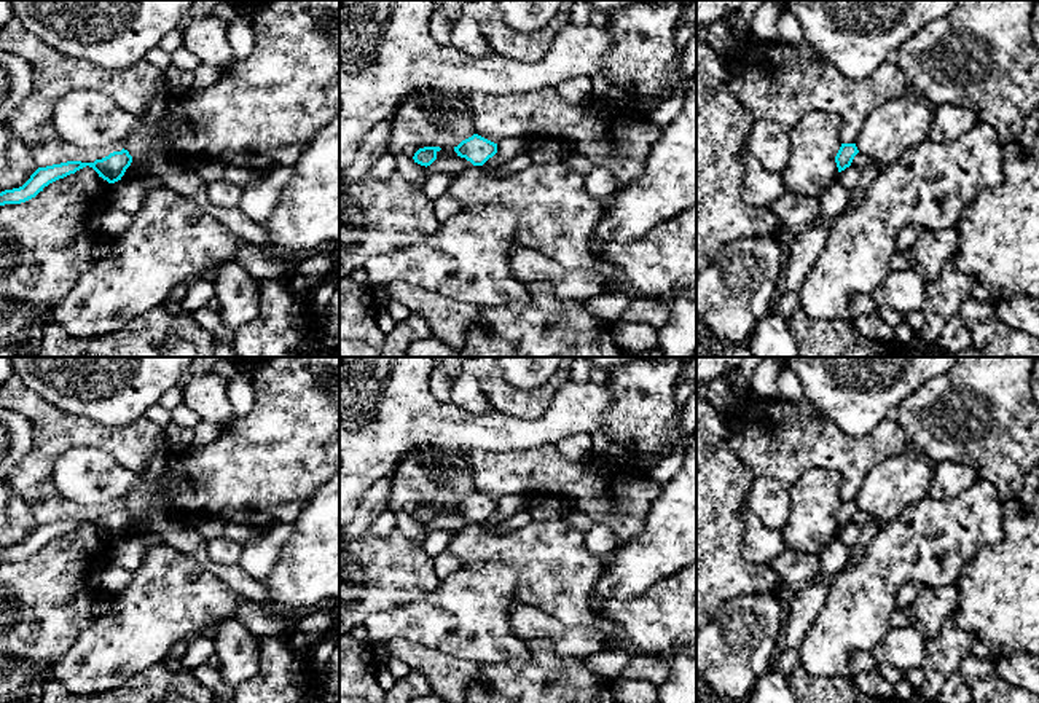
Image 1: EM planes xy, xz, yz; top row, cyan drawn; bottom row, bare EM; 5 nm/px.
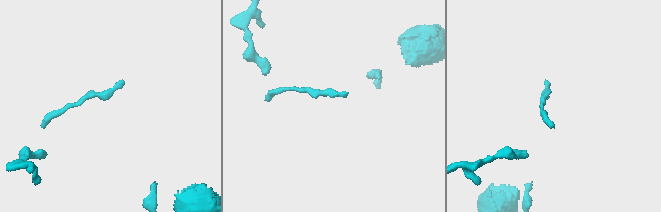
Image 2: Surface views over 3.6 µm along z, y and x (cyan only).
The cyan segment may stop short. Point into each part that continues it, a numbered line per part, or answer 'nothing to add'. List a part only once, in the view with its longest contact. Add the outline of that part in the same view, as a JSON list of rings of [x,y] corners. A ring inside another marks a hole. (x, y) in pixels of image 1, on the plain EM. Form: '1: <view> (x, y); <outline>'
nothing to add

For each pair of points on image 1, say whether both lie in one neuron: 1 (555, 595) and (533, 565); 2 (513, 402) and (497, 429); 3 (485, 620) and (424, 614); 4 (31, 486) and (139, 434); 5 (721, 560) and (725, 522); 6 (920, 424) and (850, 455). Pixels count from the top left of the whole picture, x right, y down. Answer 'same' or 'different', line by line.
1: same
2: different
3: same
4: same
5: same
6: different

